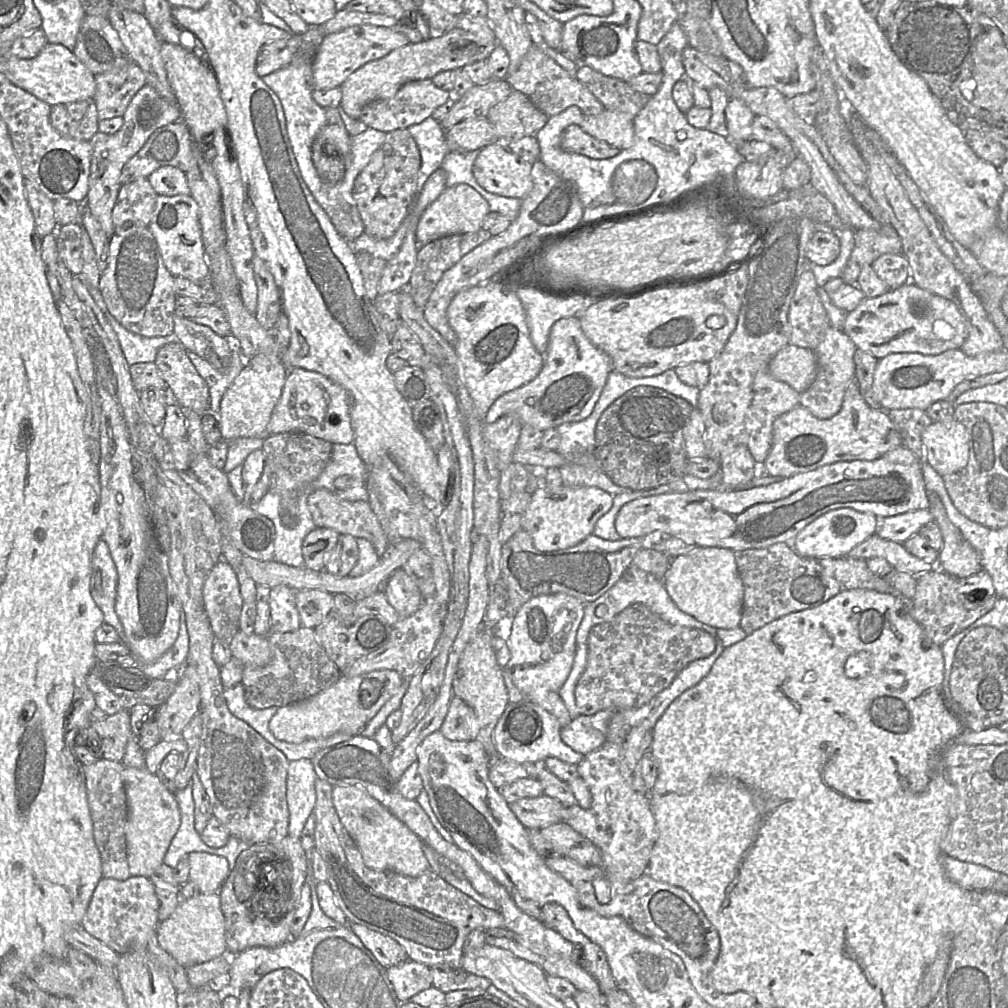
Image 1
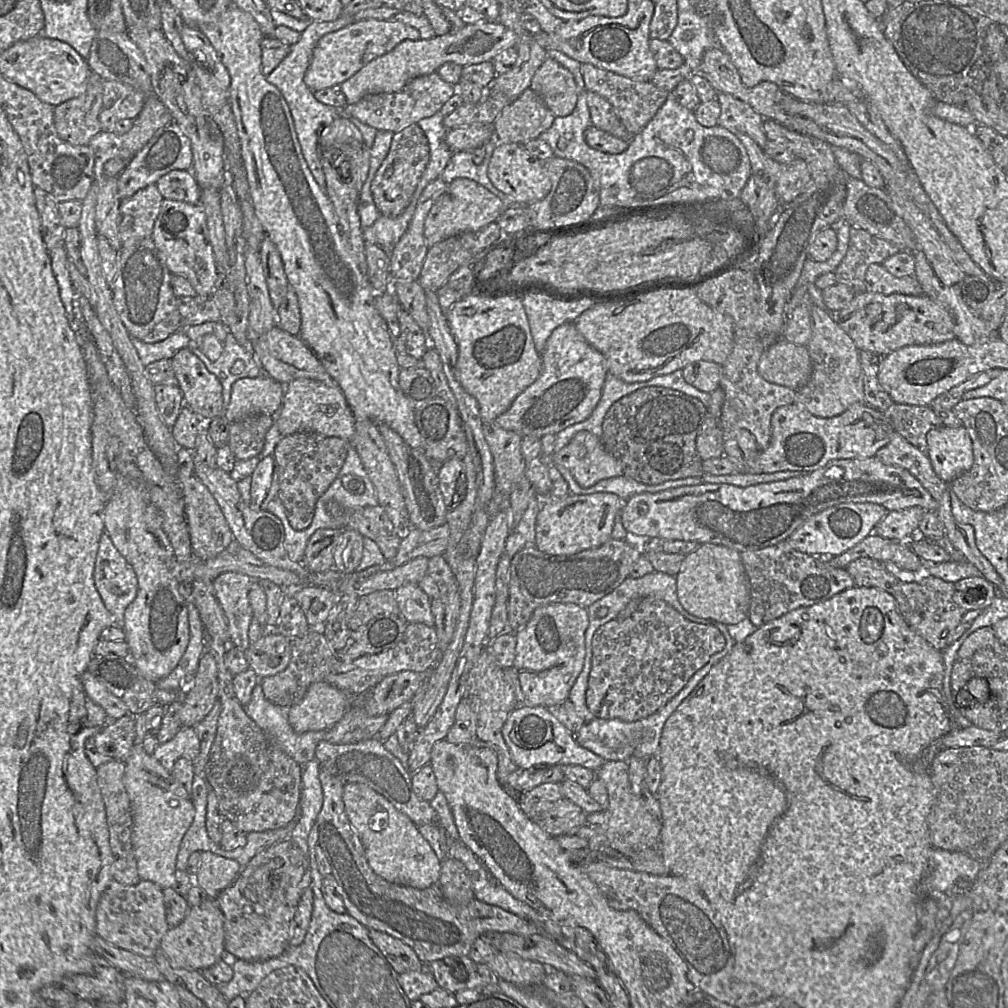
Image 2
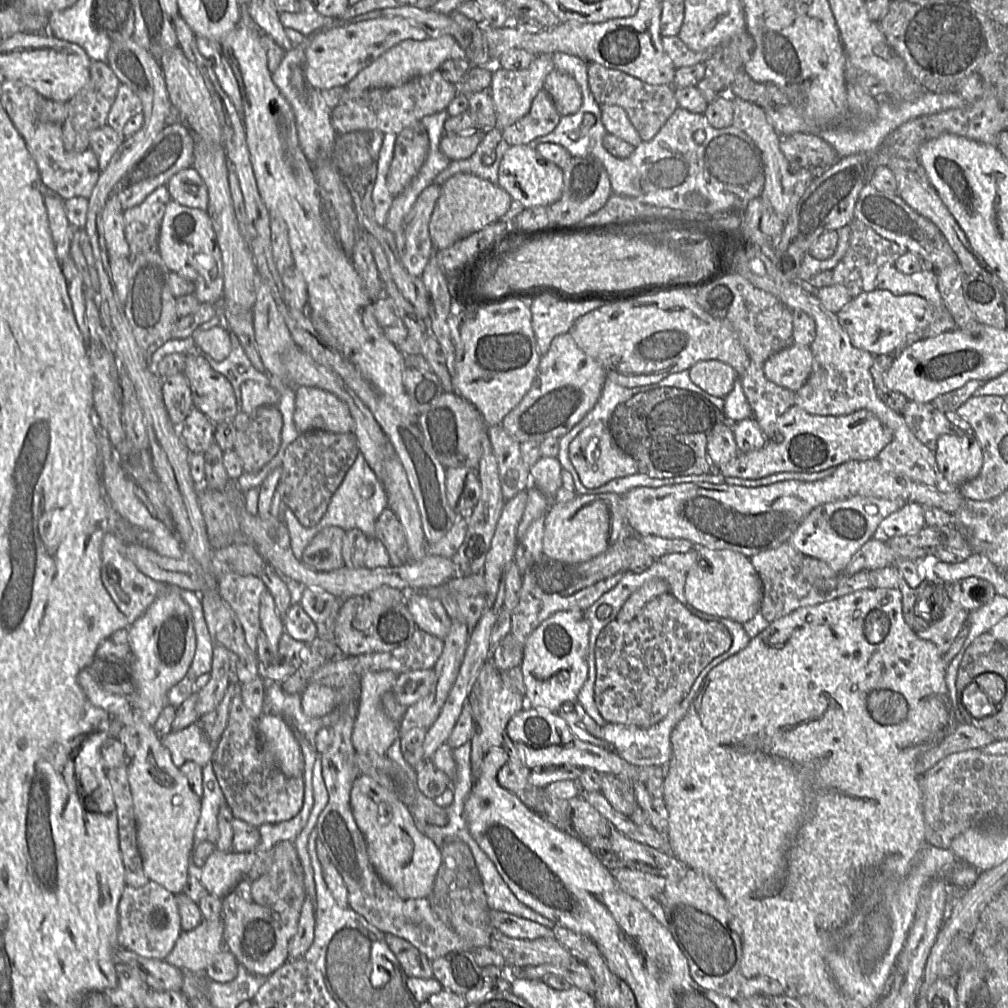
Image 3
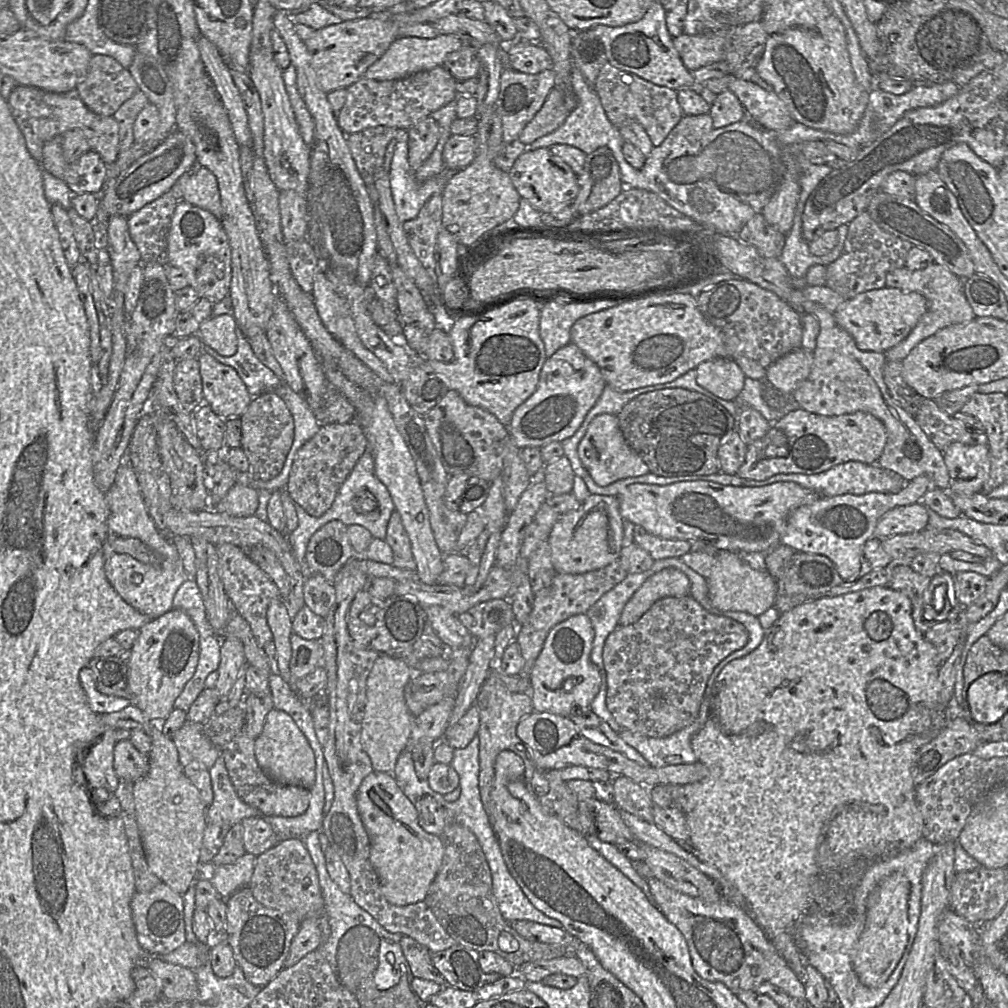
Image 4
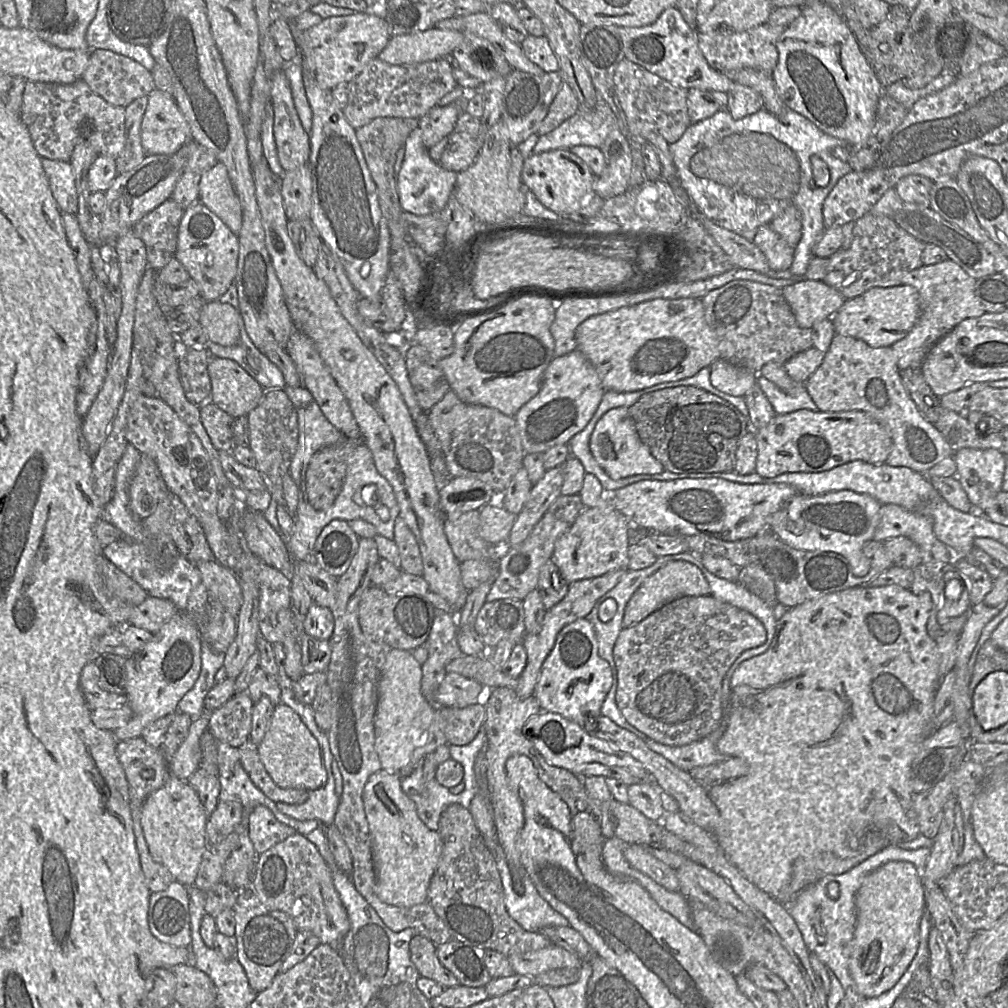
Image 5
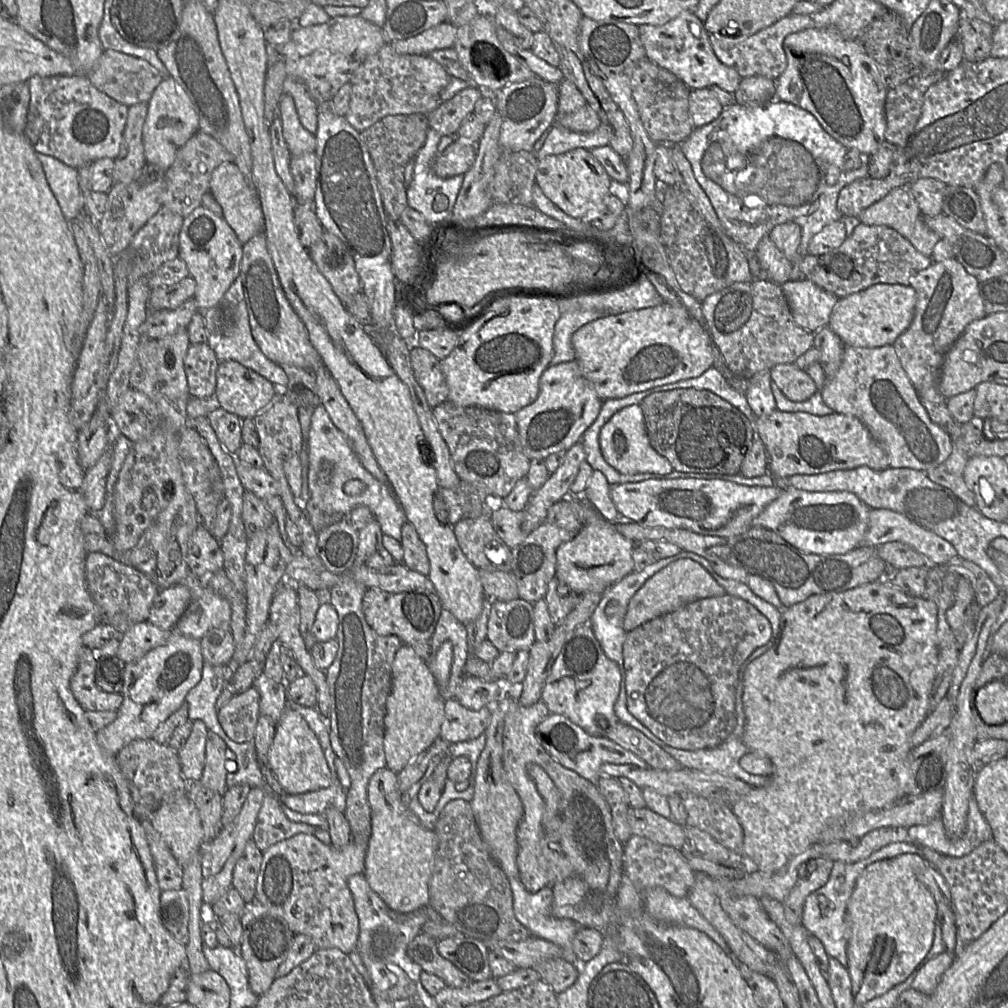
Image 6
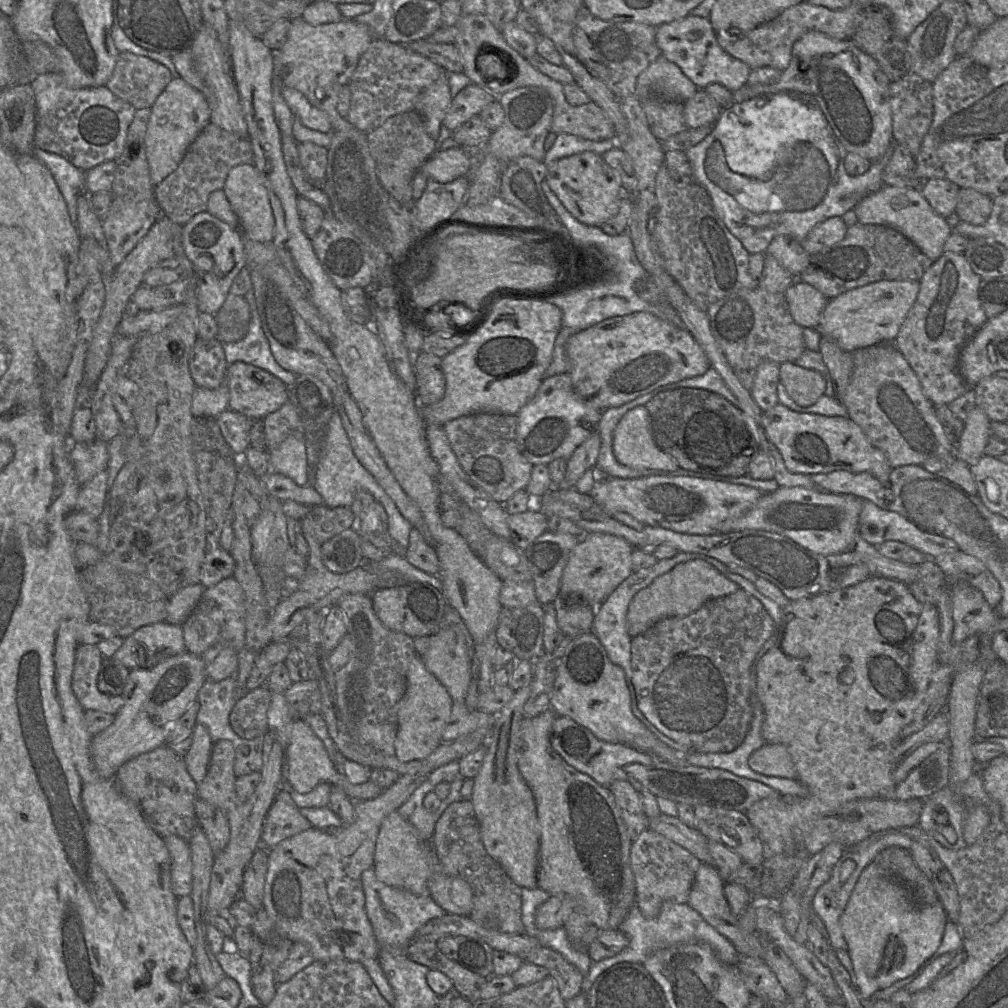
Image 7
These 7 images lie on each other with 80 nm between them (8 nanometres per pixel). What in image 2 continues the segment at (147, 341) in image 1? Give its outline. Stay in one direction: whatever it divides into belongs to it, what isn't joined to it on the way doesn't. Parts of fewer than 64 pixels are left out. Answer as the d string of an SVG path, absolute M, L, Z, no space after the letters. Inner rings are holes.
M176 331L161 342L146 343L132 338L132 344L143 365L147 366L156 361L171 358L181 349L189 348L191 341L182 331Z

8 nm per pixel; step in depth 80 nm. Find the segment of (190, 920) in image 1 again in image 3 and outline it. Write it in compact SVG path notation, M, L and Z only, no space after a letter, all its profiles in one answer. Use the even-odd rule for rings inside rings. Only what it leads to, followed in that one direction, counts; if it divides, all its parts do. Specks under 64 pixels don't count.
M223 919L203 921L190 931L183 931L165 961L183 972L205 972L214 958L224 948Z

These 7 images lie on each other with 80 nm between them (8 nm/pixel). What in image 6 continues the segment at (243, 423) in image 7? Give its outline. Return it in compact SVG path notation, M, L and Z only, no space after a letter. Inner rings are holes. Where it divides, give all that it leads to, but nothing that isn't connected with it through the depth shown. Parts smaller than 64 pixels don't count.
M217 407L206 416L222 447L235 454L241 445L242 418L230 413L222 407Z

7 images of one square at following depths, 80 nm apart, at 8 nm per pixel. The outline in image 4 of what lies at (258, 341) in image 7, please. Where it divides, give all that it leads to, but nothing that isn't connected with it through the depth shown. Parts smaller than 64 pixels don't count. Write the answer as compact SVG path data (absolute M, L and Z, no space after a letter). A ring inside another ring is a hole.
M237 329L238 346L235 354L221 356L208 346L204 350L218 362L233 367L252 395L260 395L274 391L283 382L283 379L266 367L254 354L247 336L241 329Z

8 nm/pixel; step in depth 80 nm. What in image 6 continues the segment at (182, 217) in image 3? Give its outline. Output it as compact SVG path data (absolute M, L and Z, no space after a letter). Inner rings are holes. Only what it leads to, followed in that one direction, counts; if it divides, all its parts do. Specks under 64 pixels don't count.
M203 205L197 207L183 219L179 236L179 258L185 262L189 275L196 281L197 288L194 300L199 312L222 304L225 292L239 275L243 253L242 245L228 223L223 218L204 208Z

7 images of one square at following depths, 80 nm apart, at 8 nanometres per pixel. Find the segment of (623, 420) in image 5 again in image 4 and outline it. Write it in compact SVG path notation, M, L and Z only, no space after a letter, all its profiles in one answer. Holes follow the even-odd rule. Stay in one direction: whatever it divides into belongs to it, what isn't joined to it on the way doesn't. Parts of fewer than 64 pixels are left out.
M601 414L590 423L578 445L578 457L589 476L598 486L607 486L620 479L649 473L647 464L626 443L619 428L617 415Z

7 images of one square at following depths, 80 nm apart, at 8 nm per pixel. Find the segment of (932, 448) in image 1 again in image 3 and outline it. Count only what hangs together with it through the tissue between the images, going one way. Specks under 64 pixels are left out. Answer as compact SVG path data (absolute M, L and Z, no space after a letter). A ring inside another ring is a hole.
M944 434L937 440L935 458L939 470L956 489L978 476L983 465L981 446L974 434Z

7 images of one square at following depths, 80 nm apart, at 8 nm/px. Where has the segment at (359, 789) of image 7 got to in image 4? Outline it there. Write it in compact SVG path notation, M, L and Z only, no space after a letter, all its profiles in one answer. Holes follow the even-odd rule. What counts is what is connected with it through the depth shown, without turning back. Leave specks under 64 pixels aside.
M273 708L267 714L263 730L255 740L255 754L262 770L276 783L310 789L316 781L314 752L293 718L282 710Z

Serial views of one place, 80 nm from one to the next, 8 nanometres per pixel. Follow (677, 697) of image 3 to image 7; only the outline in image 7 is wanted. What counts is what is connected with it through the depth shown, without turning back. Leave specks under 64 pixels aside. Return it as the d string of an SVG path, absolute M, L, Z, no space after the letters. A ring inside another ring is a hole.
M741 589L708 601L687 616L658 621L631 639L631 681L638 709L660 733L687 749L733 751L743 742L753 718L757 653L774 633L775 624L762 603Z

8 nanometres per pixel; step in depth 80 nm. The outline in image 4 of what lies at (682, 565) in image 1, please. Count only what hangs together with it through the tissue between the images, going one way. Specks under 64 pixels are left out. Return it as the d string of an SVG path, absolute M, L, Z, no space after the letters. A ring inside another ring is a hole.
M727 550L711 551L713 565L709 575L704 577L707 582L710 611L745 612L758 617L773 608L777 583L766 569L764 560L766 554L736 553Z

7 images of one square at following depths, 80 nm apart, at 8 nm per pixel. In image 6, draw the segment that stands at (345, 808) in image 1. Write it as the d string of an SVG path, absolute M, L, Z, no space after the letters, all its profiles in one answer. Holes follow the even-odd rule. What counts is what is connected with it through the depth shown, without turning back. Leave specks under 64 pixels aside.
M387 767L370 779L367 799L371 809L371 838L363 872L371 889L389 908L409 913L428 906L429 883L433 872L438 838L434 830L425 828L417 816L403 803L398 788L398 775Z

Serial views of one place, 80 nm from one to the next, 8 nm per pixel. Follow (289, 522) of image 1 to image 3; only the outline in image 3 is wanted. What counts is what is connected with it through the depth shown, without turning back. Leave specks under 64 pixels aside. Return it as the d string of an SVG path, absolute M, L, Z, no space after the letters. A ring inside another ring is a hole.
M310 430L300 433L285 449L281 468L282 501L304 527L319 522L331 501L334 492L360 453L353 432L332 433Z

